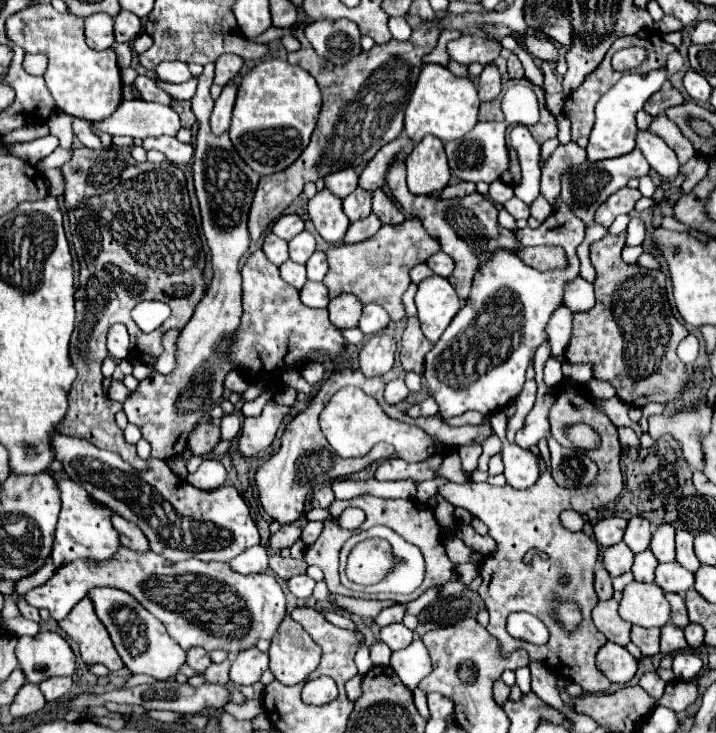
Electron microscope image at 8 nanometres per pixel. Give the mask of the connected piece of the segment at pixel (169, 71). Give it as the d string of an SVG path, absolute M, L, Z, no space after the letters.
M163 61L157 69L155 69L157 79L161 81L169 81L169 83L183 83L193 79L187 63L183 61Z

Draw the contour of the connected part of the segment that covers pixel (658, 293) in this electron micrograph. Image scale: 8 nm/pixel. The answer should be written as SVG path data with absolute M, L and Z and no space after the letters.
M607 233L603 239L591 243L591 263L597 271L597 279L593 283L595 287L595 307L585 313L573 315L573 335L567 345L565 357L569 363L587 363L593 367L593 377L611 383L617 389L617 397L633 407L643 407L647 403L671 403L677 395L689 391L689 373L685 369L685 363L677 357L675 349L679 341L689 333L685 325L681 325L671 311L671 305L667 303L665 293L665 275L661 271L649 271L641 269L637 265L627 265L621 259L621 253L625 246L626 234L620 235Z

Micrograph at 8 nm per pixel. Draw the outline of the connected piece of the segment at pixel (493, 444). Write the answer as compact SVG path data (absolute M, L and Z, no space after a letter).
M493 435L493 437L489 437L485 443L483 443L483 453L481 453L481 457L479 457L479 471L487 471L487 463L489 463L489 459L493 457L493 455L497 455L497 453L501 453L503 451L503 441L497 437L497 435Z

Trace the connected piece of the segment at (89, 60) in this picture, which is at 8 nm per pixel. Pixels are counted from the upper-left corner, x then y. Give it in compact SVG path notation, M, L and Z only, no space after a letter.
M39 3L27 7L7 19L7 37L21 45L27 53L43 53L49 59L45 81L61 109L67 115L87 119L91 123L107 119L123 101L121 67L113 47L95 51L85 43L83 17L71 13L59 13L51 3Z

